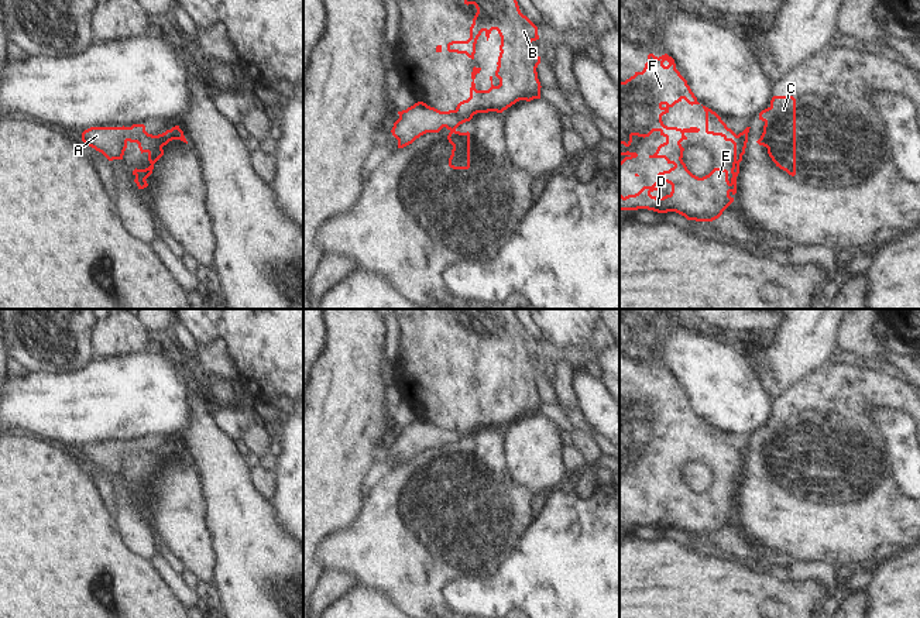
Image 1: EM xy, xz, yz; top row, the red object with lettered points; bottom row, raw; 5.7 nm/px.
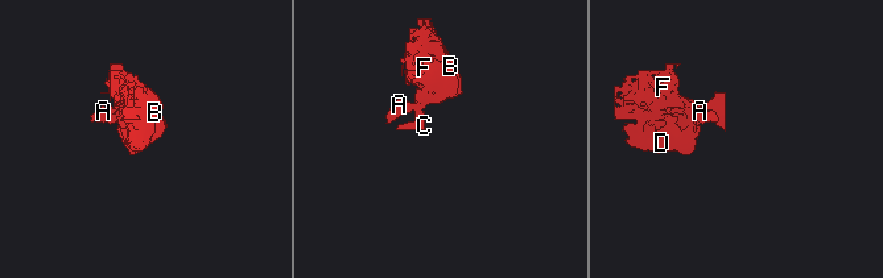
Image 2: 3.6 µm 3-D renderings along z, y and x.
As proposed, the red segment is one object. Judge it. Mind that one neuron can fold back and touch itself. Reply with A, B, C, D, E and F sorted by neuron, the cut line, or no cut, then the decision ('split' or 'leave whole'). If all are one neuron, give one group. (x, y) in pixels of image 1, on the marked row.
A C / B D E F | yz (737, 136), (742, 154) | split

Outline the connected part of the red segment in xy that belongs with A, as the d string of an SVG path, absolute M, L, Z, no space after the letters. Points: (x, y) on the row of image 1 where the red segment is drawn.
M133 124L131 127L90 127L82 133L82 141L96 151L102 152L109 161L123 159L127 143L148 144L152 134L145 131L144 124Z

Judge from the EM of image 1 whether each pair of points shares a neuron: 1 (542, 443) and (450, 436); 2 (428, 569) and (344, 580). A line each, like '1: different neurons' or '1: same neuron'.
1: different neurons
2: different neurons

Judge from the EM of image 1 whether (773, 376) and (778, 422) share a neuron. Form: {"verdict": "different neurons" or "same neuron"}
{"verdict": "different neurons"}

